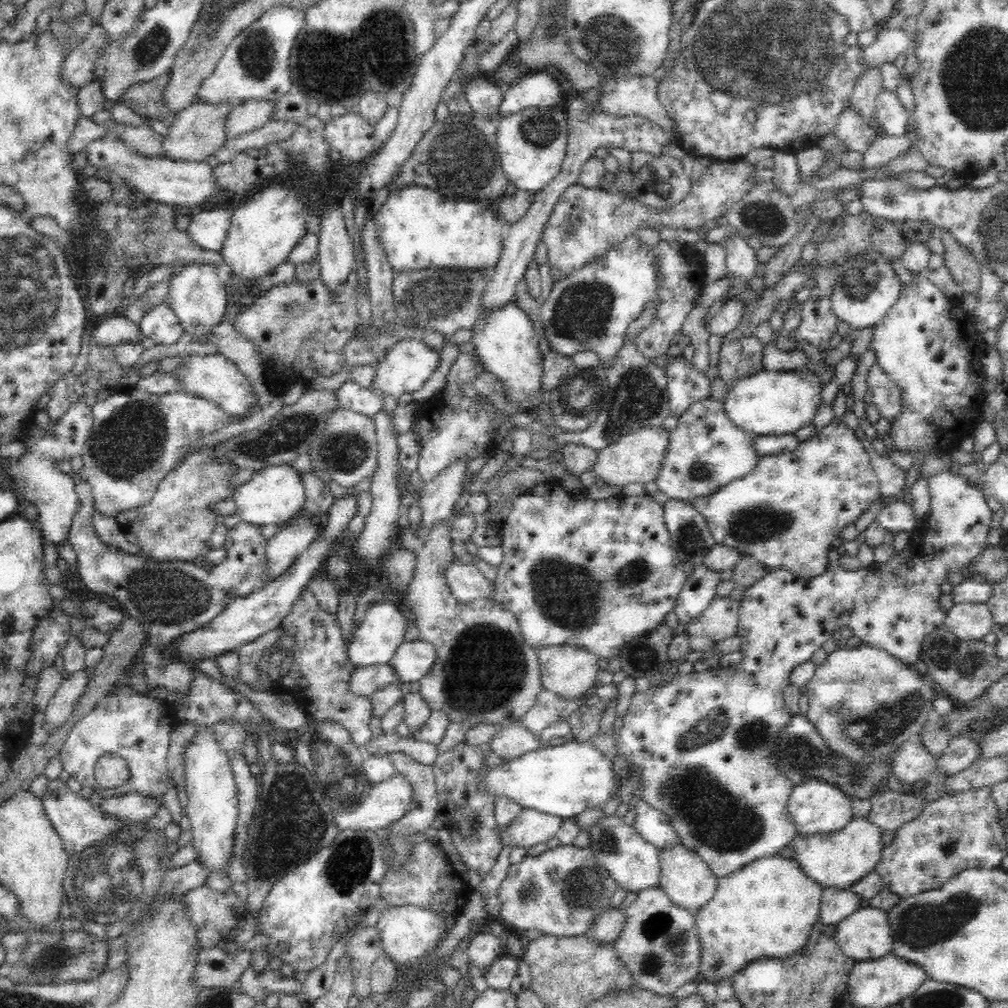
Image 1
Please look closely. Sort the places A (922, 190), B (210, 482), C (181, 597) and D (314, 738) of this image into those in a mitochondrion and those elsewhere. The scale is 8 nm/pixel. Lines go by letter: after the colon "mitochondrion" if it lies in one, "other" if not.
A: other
B: mitochondrion
C: mitochondrion
D: other

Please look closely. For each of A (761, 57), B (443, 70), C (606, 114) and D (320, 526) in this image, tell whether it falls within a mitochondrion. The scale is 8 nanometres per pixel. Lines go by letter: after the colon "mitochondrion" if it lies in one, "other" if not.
A: mitochondrion
B: other
C: other
D: other

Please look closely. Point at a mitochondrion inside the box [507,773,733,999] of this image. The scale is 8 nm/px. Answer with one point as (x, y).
(583, 890)

